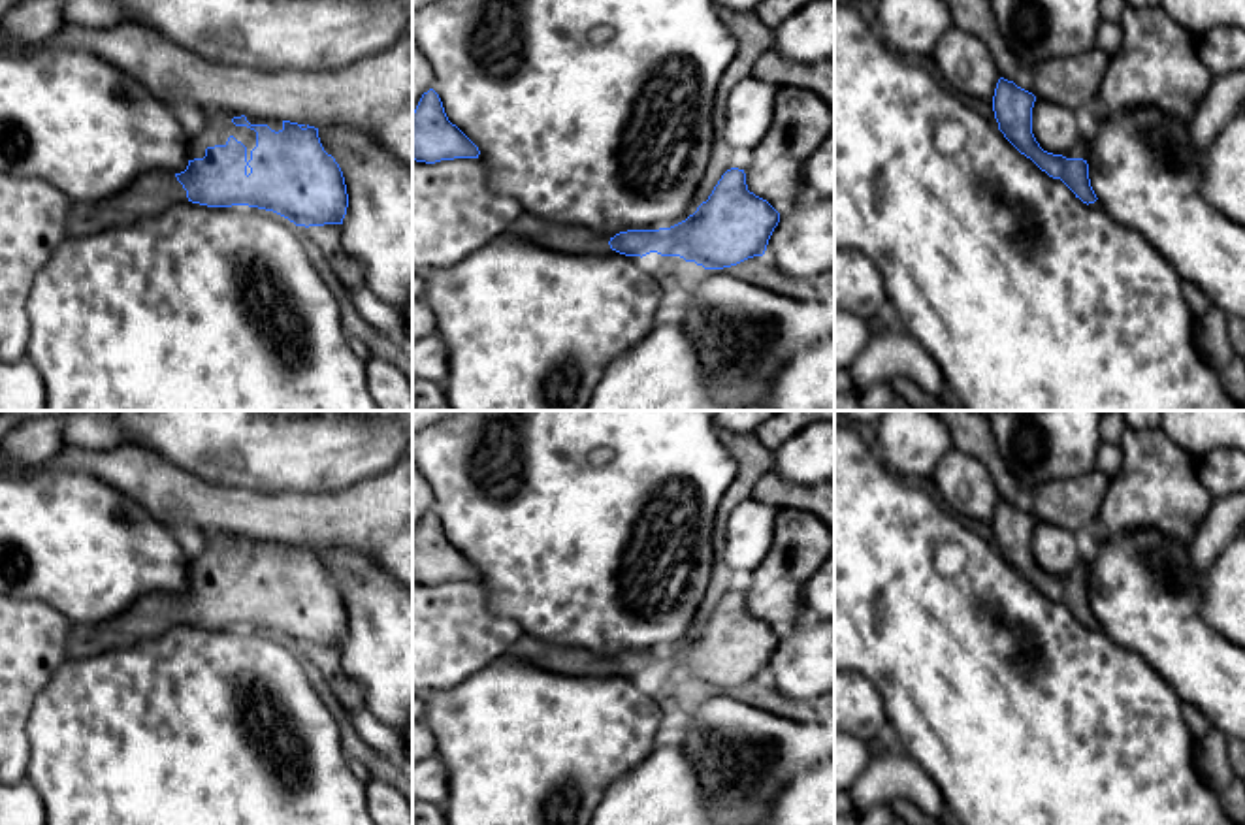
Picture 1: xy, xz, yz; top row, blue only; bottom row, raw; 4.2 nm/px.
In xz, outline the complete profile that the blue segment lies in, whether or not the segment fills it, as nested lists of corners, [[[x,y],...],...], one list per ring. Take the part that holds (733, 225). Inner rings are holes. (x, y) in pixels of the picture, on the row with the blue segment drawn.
[[[727,170],[706,202],[686,220],[659,230],[616,235],[591,228],[552,224],[524,213],[505,232],[531,245],[567,254],[680,256],[704,269],[723,269],[763,256],[780,213],[748,190],[744,170]]]

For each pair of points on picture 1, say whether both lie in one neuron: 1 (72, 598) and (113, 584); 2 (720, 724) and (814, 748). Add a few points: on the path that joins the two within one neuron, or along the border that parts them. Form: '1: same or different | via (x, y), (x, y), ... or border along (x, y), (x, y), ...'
1: same | via (81, 588), (85, 584), (104, 584)
2: same | via (743, 733), (775, 733), (792, 746)

